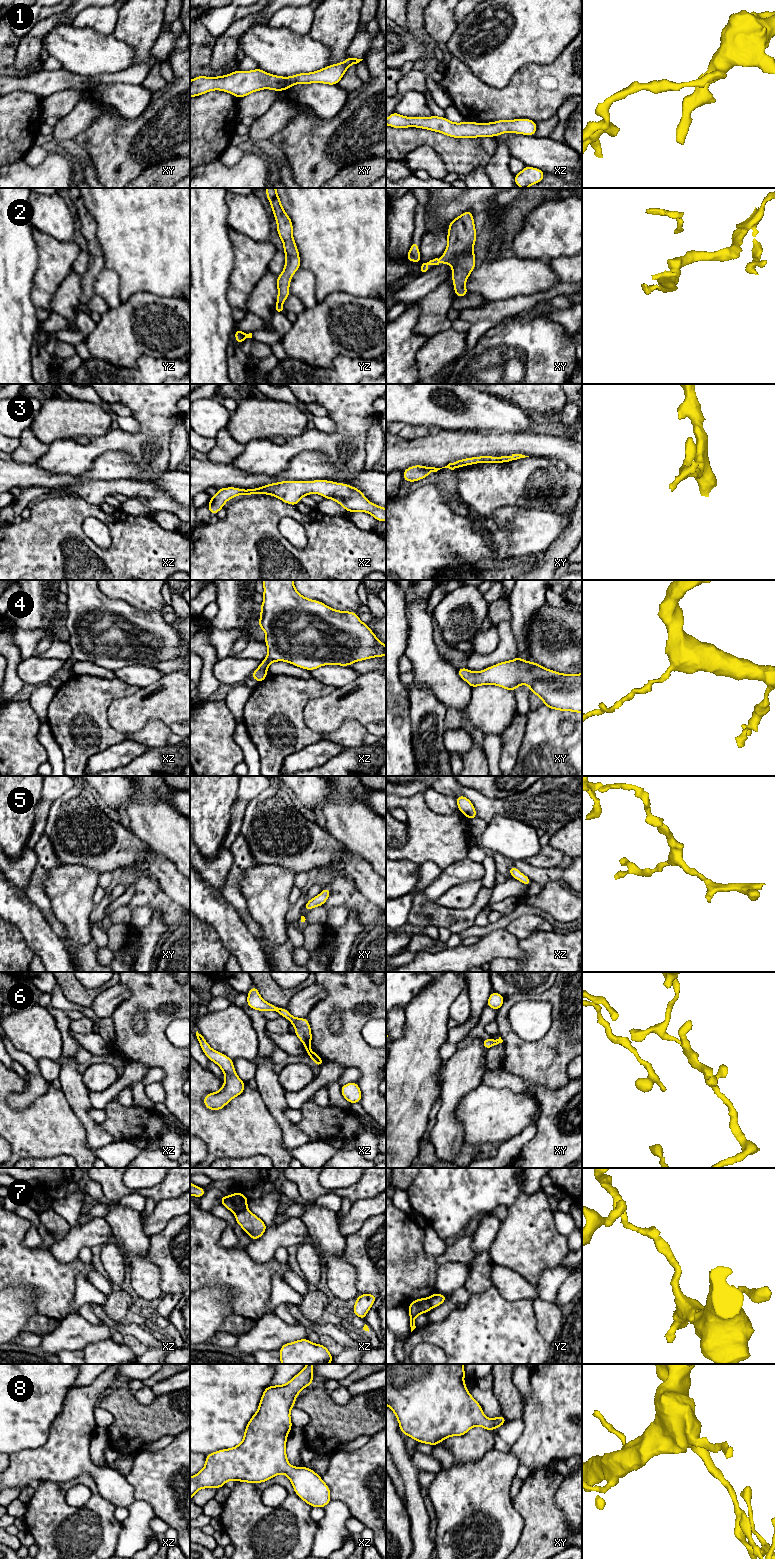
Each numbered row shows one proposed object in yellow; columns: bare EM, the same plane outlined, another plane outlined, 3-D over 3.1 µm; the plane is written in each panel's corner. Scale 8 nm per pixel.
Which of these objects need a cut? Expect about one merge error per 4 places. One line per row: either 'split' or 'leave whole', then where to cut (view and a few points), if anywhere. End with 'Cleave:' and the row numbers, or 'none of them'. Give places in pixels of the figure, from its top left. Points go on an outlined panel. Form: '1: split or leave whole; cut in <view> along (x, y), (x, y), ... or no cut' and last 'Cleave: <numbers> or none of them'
1: leave whole; no cut
2: leave whole; no cut
3: leave whole; no cut
4: leave whole; no cut
5: leave whole; no cut
6: leave whole; no cut
7: split; cut in xz along (245, 1207), (235, 1213)
8: leave whole; no cut
Cleave: 7

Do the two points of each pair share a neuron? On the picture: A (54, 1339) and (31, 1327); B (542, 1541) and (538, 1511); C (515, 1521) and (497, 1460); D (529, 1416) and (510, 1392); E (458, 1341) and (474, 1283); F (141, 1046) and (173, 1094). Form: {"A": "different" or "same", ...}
{"A": "different", "B": "same", "C": "same", "D": "different", "E": "different", "F": "same"}

